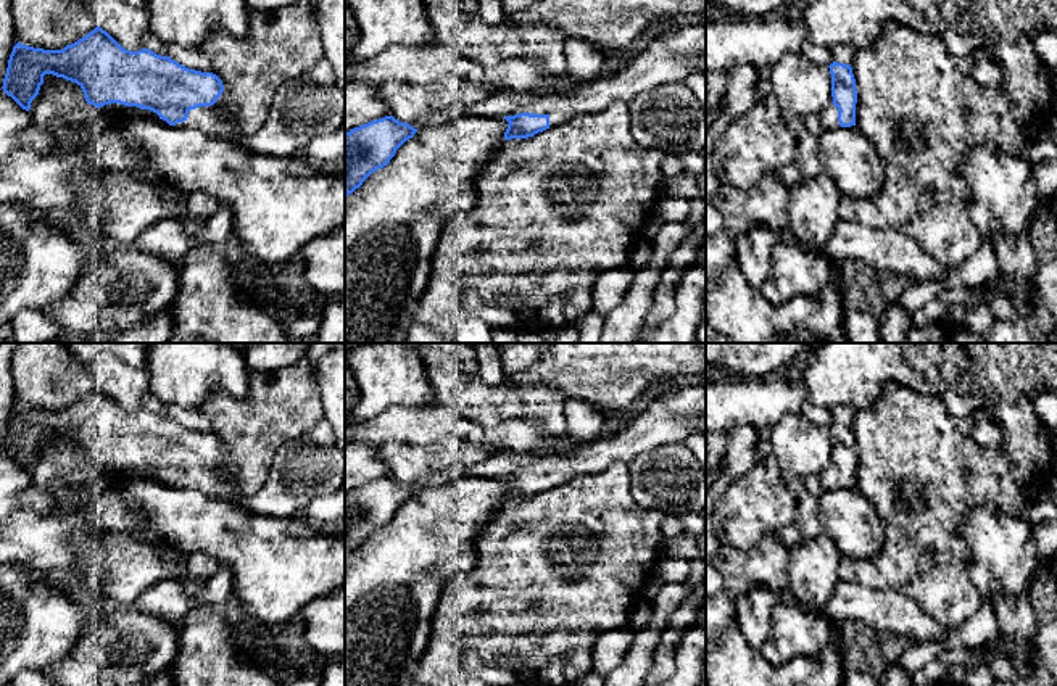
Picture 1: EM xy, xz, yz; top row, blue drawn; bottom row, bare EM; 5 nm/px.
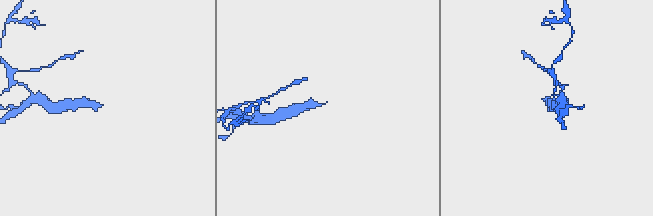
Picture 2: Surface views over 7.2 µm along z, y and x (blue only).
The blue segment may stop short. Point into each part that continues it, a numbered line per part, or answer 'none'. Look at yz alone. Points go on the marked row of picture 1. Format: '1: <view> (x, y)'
1: yz (829, 116)

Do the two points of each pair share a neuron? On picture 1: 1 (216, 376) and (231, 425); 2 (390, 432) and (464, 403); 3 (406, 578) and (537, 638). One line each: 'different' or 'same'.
1: different
2: different
3: different

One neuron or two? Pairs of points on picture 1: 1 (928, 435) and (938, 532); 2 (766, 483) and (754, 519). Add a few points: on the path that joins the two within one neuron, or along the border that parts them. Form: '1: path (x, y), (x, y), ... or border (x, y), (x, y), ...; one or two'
1: path (928, 459), (928, 475), (933, 480), (933, 508); one
2: path (762, 491), (754, 511); one

